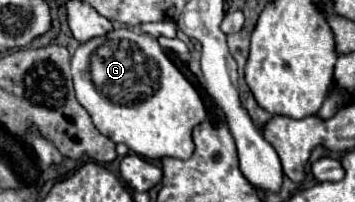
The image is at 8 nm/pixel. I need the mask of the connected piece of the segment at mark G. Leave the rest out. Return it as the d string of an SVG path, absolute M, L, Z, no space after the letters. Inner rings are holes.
M114 29L104 37L94 37L82 43L72 57L72 77L78 101L90 113L96 129L114 143L126 143L130 151L146 159L160 159L166 155L188 159L192 155L192 129L206 121L206 109L198 91L166 57L164 49L152 35L132 29Z

